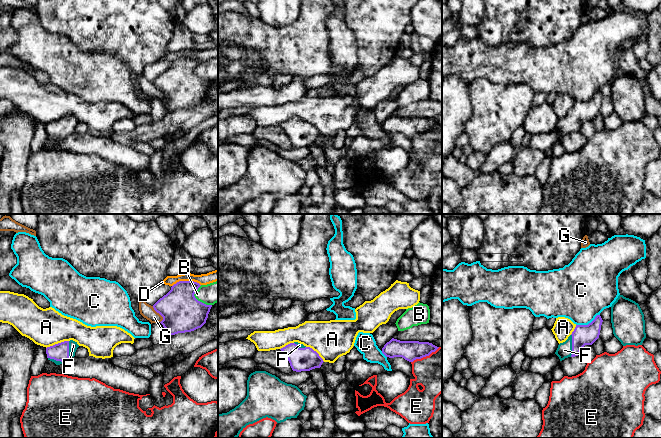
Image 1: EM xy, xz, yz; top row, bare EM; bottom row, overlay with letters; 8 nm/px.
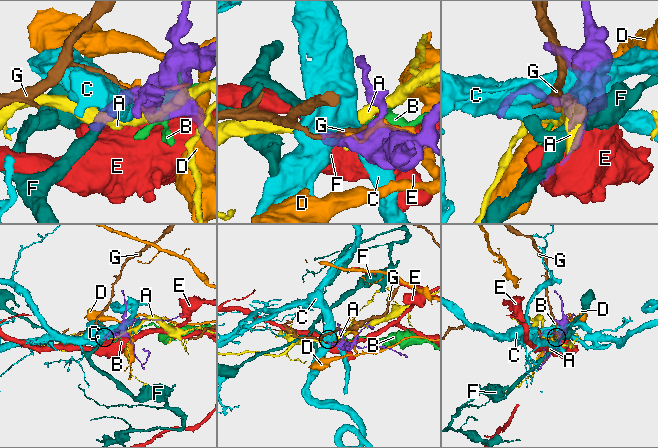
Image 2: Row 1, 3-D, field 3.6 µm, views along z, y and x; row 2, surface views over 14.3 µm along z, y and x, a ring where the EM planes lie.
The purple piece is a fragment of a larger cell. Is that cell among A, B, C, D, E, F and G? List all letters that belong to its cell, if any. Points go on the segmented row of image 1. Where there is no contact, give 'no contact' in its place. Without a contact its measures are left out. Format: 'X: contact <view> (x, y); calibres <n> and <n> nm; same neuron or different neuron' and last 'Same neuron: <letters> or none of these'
A: contact xy (58, 343); calibres 140 and 300 nm; different neuron
B: contact xy (196, 299); calibres 320 and 170 nm; different neuron
C: contact yz (588, 324); calibres 160 and 440 nm; different neuron
D: contact xy (186, 281); calibres 320 and 90 nm; different neuron
E: contact xz (425, 356); calibres 160 and 340 nm; different neuron
F: contact yz (572, 345); calibres 160 and 120 nm; same neuron
G: contact xy (159, 313); calibres 320 and 110 nm; different neuron
Same neuron: F

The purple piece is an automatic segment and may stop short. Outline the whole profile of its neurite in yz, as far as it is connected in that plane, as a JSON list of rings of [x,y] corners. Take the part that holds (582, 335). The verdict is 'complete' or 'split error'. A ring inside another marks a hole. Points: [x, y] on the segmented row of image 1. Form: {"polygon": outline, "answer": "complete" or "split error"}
{"polygon": [[[597,315],[588,325],[576,325],[568,339],[558,345],[555,354],[560,361],[578,356],[585,345],[592,345],[599,338],[602,322],[601,316]]], "answer": "split error"}

